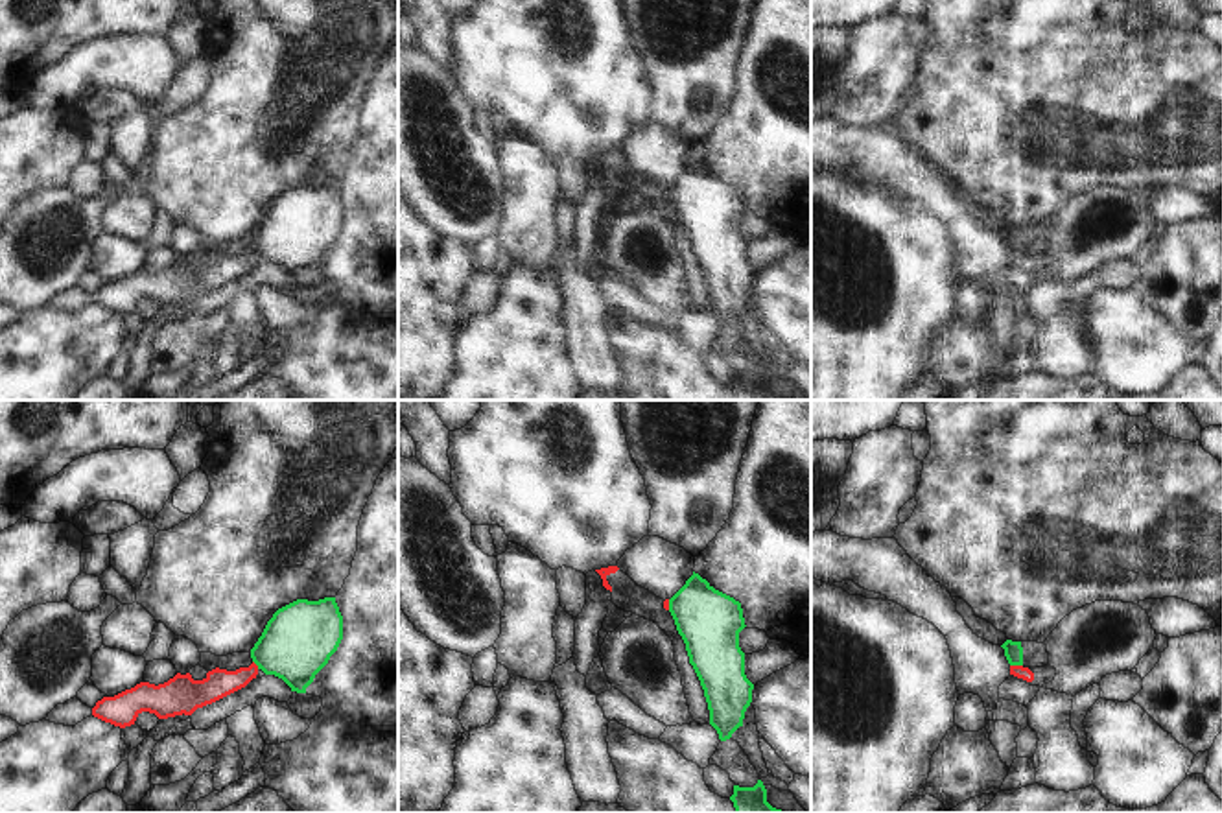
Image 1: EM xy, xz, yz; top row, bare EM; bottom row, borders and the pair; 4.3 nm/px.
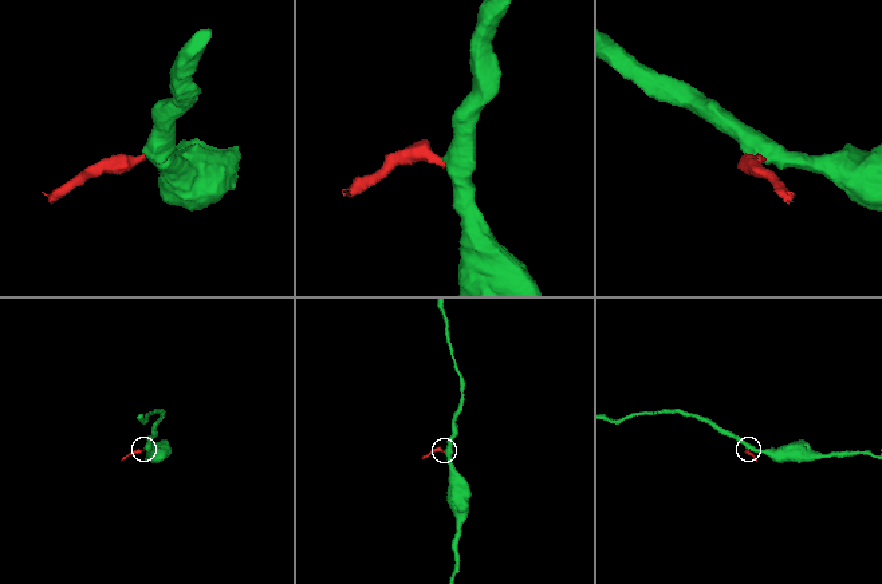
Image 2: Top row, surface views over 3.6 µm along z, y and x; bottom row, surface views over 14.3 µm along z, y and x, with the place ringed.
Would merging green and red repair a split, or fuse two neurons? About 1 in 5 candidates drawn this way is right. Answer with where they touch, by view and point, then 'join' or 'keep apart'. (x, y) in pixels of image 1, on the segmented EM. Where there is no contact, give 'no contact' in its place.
yz (1016, 664) | keep apart

